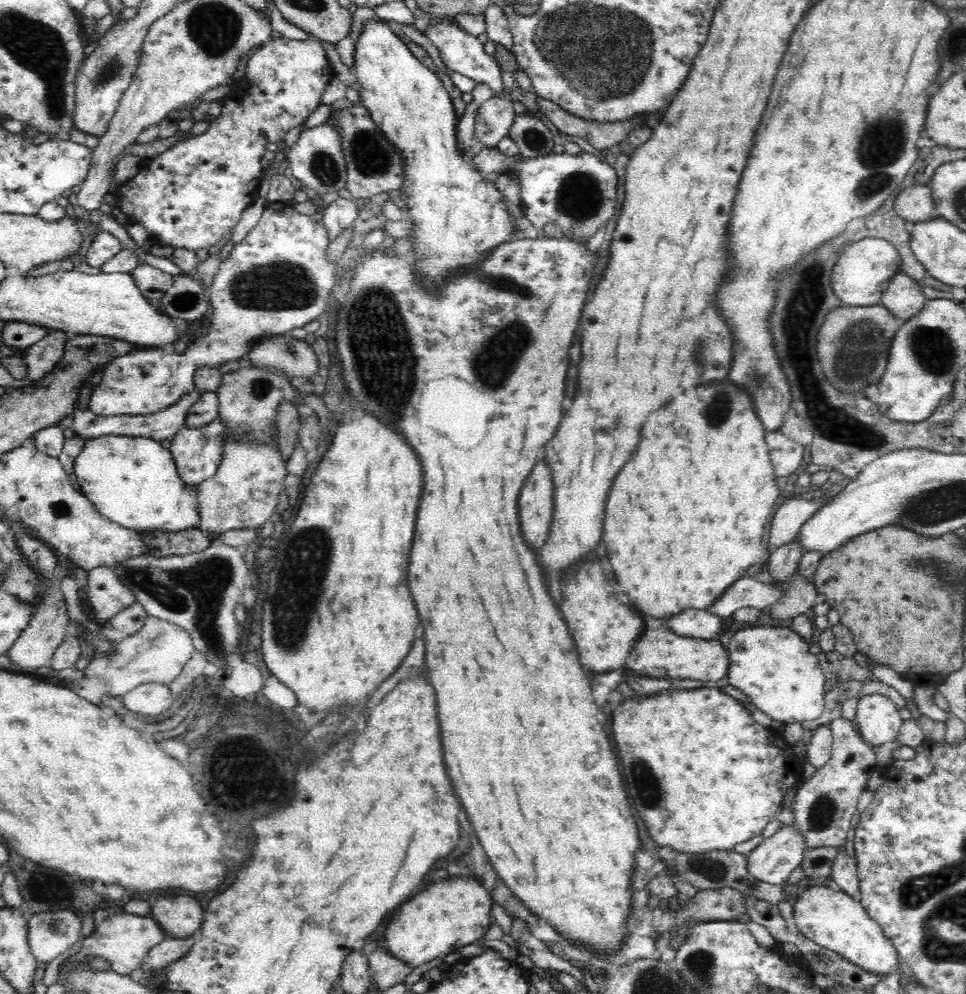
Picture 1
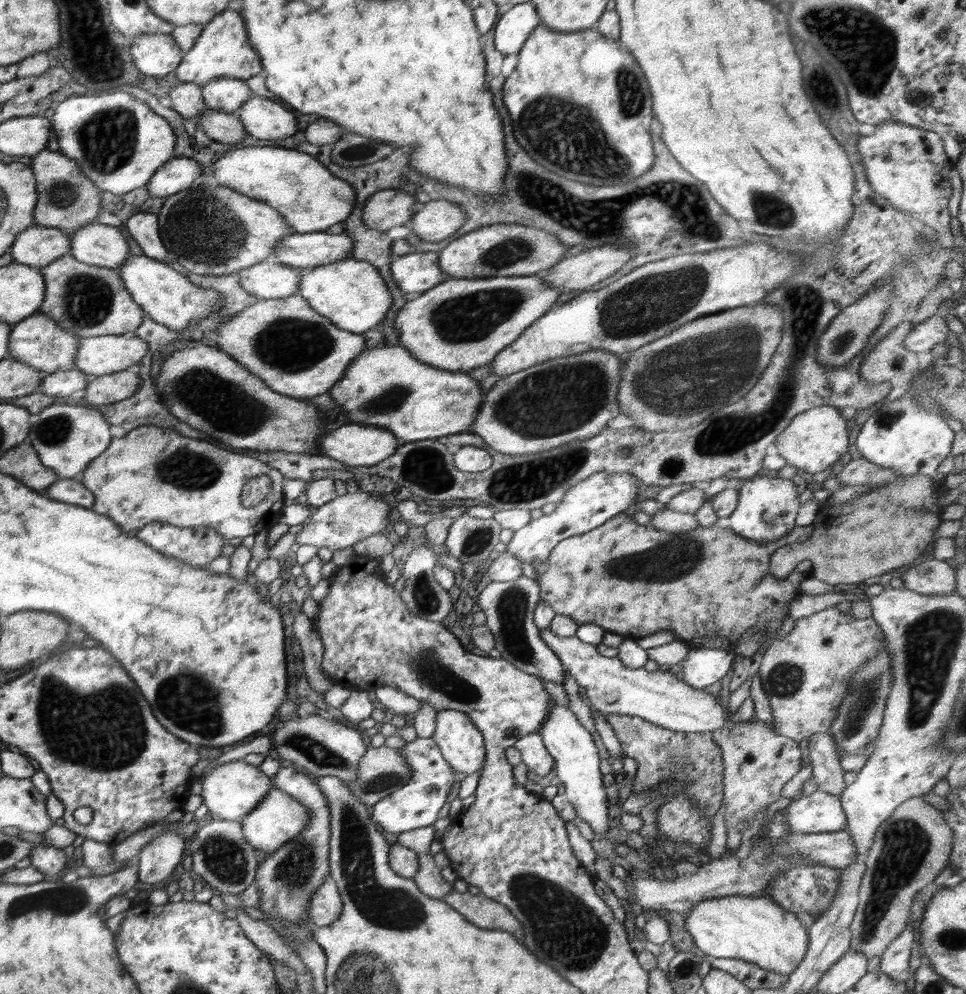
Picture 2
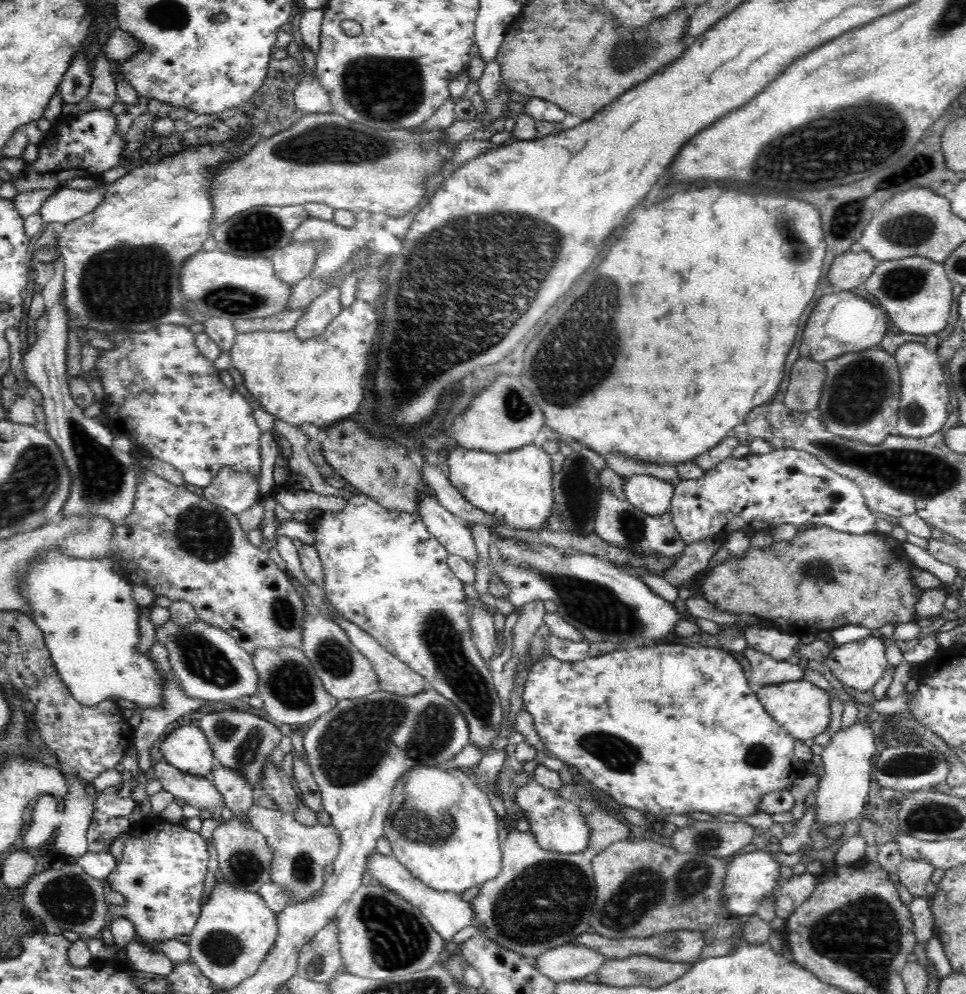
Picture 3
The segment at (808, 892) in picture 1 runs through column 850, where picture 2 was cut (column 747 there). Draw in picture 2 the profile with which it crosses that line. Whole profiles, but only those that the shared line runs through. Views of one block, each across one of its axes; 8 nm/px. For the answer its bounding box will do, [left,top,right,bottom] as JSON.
[682,894,808,976]

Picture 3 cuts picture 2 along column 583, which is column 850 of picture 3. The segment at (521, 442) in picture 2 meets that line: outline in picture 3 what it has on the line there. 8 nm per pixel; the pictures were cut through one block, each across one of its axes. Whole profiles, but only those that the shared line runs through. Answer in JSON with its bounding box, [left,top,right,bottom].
[817,346,901,445]

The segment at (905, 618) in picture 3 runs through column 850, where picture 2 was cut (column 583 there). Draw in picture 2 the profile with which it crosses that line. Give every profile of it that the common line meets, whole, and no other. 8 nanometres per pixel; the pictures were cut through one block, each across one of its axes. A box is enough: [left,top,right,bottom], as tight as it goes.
[532,512,813,651]

